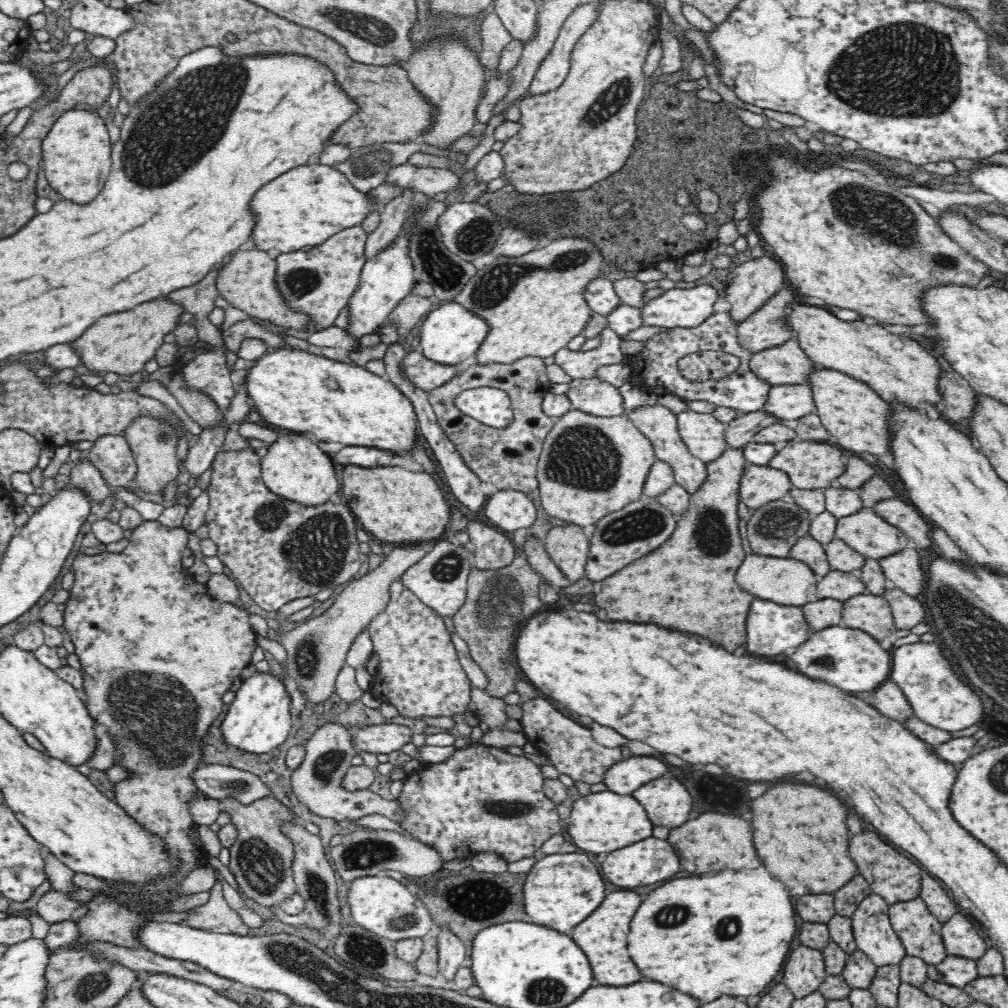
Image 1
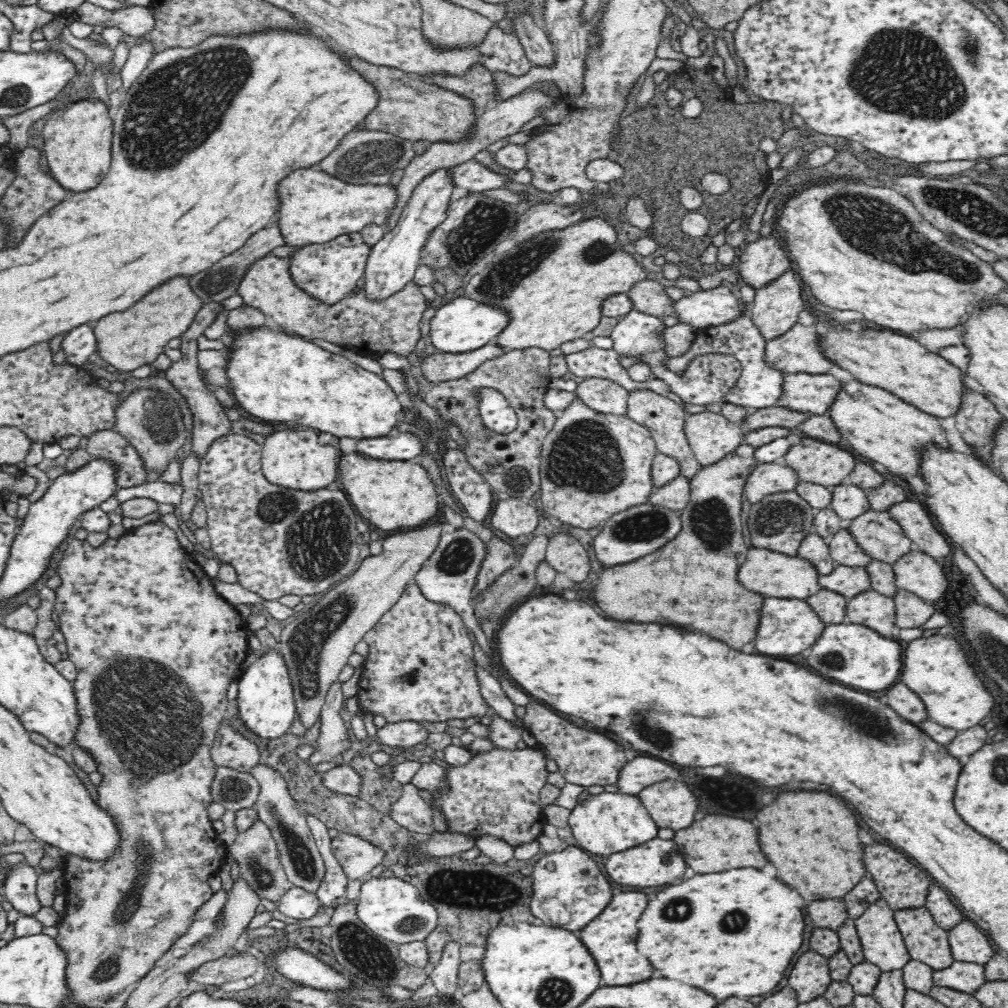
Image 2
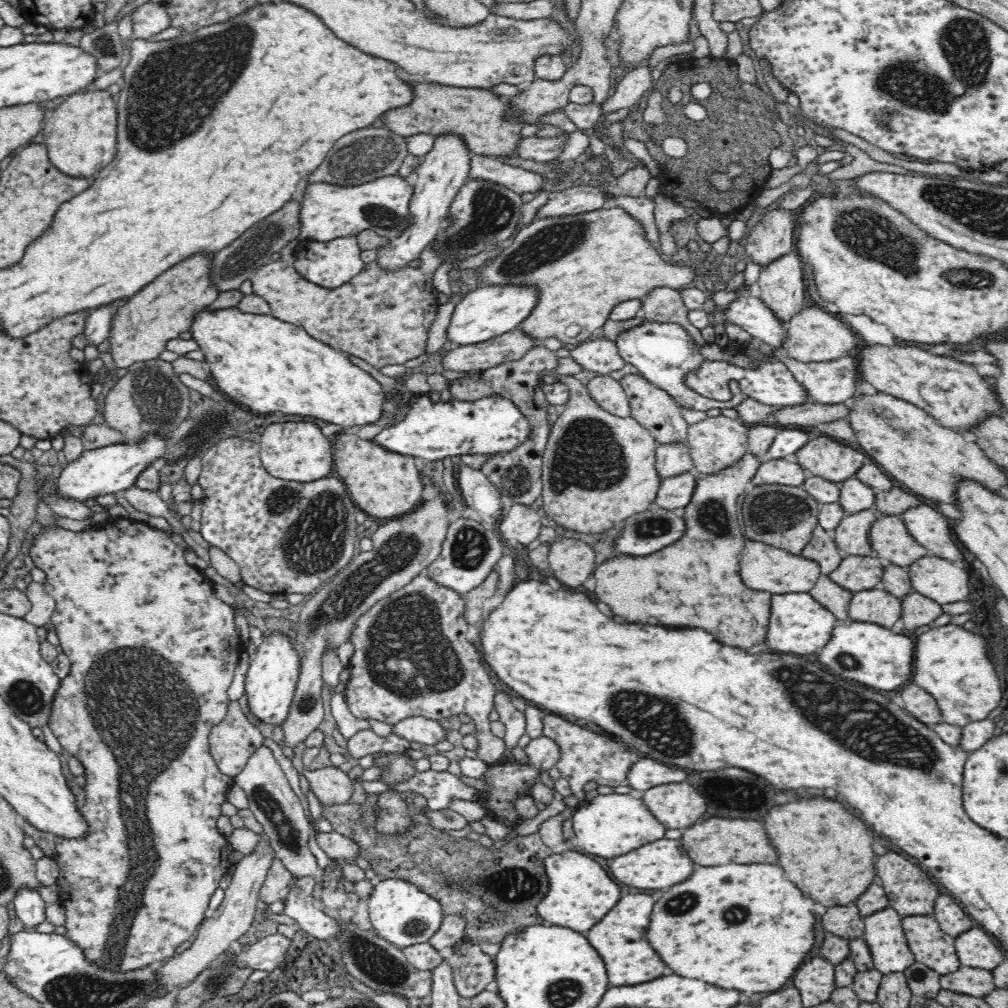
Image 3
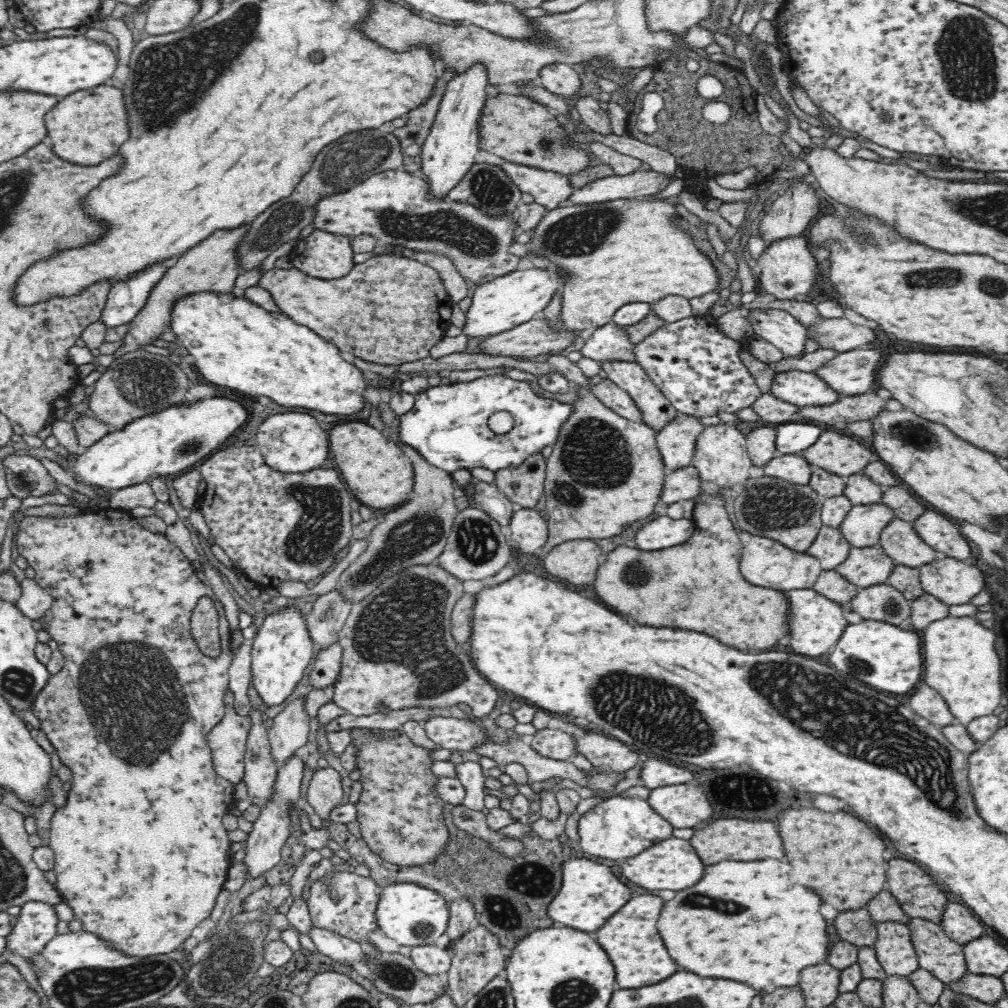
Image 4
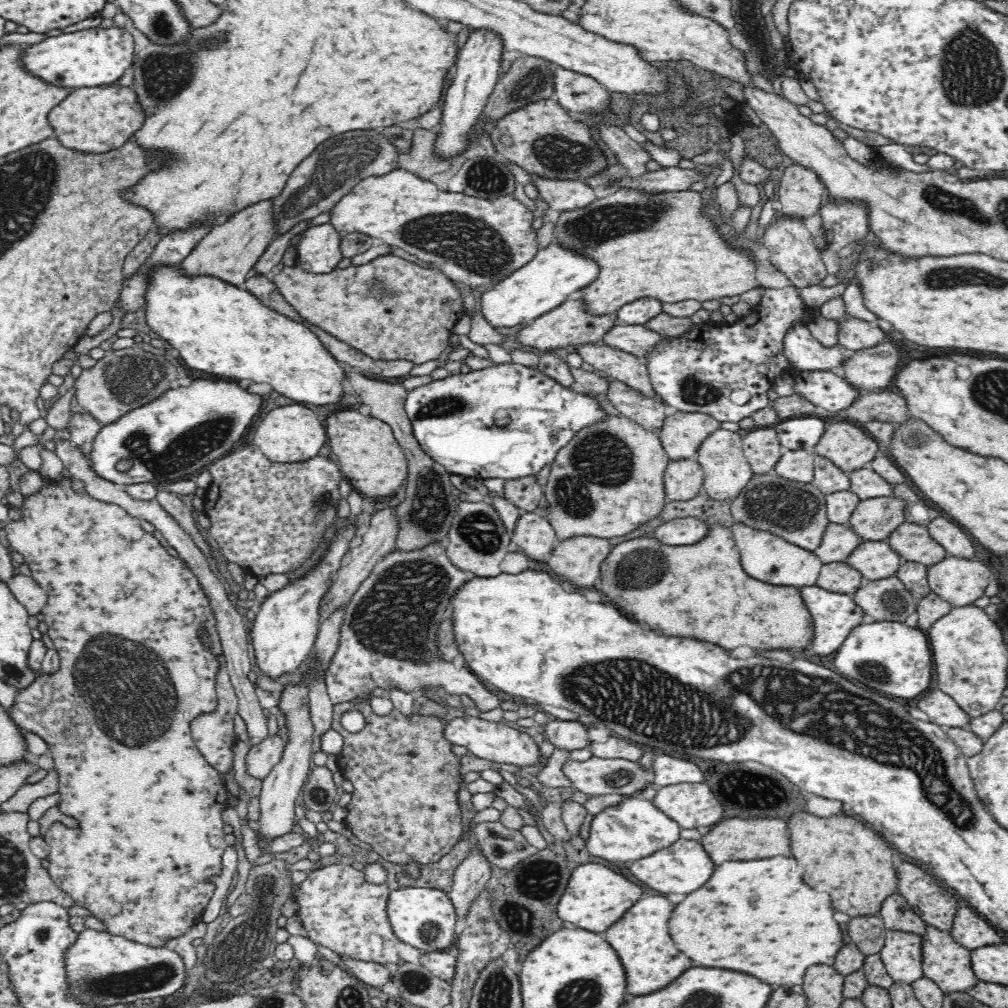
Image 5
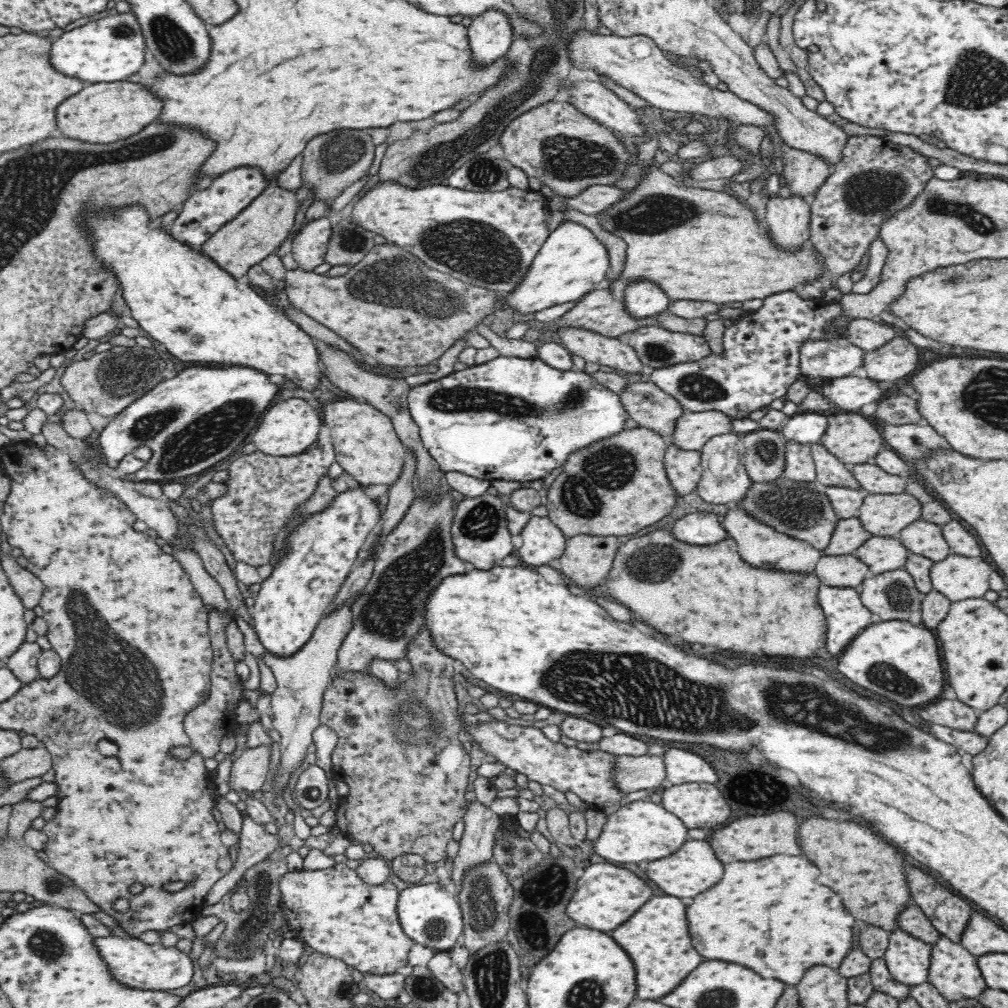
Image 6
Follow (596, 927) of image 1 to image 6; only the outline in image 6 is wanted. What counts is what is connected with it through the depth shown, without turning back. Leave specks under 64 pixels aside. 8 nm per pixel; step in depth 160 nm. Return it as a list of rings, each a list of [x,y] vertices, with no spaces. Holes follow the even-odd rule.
[[[654,896],[626,924],[612,930],[610,934],[630,954],[636,966],[636,996],[639,999],[660,1000],[702,962],[702,956],[698,956],[688,934],[686,906],[676,896]]]

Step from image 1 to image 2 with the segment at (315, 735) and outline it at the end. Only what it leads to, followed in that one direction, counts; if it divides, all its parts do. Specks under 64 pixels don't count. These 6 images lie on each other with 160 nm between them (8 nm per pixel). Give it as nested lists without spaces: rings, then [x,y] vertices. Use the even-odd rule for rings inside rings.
[[[336,680],[328,688],[328,694],[320,716],[321,733],[318,739],[318,751],[314,751],[309,756],[307,760],[309,766],[320,764],[320,762],[328,762],[336,754],[350,748],[346,726],[344,726],[339,712],[343,704],[341,684],[342,682]],[[412,783],[403,785],[402,795],[399,800],[392,804],[389,815],[400,826],[411,832],[430,834],[434,832],[434,819],[432,809],[418,793],[418,788]]]

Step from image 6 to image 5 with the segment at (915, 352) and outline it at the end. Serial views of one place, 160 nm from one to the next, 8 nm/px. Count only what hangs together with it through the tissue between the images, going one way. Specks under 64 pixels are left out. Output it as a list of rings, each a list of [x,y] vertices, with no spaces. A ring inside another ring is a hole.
[[[887,341],[874,345],[872,348],[855,351],[854,356],[845,360],[838,375],[858,388],[872,390],[872,388],[884,388],[888,384],[892,384],[898,368],[900,368],[900,352],[898,351],[898,346],[894,344],[894,341]]]

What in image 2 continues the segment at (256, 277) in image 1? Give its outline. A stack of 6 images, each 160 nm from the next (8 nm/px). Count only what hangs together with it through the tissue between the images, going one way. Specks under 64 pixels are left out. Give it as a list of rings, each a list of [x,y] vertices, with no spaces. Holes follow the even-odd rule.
[[[291,252],[285,257],[266,255],[249,266],[237,290],[237,293],[244,299],[245,304],[261,310],[270,323],[281,326],[286,332],[299,334],[308,340],[327,340],[332,344],[345,346],[347,350],[356,352],[356,354],[370,356],[376,360],[383,354],[394,353],[398,356],[407,357],[414,352],[414,347],[421,337],[420,320],[422,320],[424,310],[429,307],[429,303],[420,291],[420,286],[413,280],[410,280],[402,290],[394,292],[388,298],[370,300],[365,293],[365,286],[362,286],[357,291],[350,290],[336,304],[326,304],[310,296],[294,282],[289,269],[294,253]]]

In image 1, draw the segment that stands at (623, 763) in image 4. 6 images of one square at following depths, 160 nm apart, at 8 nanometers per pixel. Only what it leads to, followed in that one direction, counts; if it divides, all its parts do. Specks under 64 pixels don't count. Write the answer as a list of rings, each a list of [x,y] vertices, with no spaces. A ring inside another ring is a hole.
[[[536,696],[524,704],[520,704],[524,714],[519,720],[523,733],[527,737],[529,749],[545,754],[551,764],[557,768],[559,774],[566,774],[572,780],[581,780],[586,784],[600,784],[603,782],[606,771],[618,761],[624,760],[621,747],[608,748],[598,744],[589,728],[578,724],[574,718],[566,718],[546,698]]]

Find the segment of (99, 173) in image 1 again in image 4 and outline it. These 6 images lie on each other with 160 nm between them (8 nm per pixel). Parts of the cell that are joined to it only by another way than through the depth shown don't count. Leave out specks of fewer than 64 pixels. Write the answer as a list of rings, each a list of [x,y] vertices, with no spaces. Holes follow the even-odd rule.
[[[108,82],[89,91],[74,92],[45,115],[45,126],[48,132],[47,142],[60,159],[82,167],[98,165],[116,156],[118,148],[130,138],[124,90]]]

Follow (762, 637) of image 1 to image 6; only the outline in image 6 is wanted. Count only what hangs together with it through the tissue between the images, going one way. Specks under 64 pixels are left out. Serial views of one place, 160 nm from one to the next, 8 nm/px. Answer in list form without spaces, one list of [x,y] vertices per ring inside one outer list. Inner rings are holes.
[[[822,585],[818,601],[828,622],[826,650],[832,654],[840,654],[852,638],[873,624],[872,612],[862,603],[859,588]]]

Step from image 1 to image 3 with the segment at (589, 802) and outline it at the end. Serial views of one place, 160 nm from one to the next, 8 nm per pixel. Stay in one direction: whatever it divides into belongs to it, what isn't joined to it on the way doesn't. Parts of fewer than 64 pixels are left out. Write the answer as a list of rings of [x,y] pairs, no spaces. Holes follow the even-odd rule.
[[[606,794],[582,802],[573,814],[573,829],[578,836],[578,848],[602,858],[614,858],[628,854],[630,850],[664,838],[666,828],[650,812],[643,799],[629,794]]]

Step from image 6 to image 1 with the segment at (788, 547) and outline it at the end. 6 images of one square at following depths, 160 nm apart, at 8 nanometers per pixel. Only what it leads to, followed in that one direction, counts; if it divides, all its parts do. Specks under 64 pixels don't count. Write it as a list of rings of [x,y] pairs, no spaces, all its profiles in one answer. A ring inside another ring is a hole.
[[[750,554],[742,562],[736,574],[736,582],[748,590],[750,594],[770,600],[784,606],[802,607],[804,604],[816,601],[818,577],[812,569],[801,560],[788,557],[762,556]]]

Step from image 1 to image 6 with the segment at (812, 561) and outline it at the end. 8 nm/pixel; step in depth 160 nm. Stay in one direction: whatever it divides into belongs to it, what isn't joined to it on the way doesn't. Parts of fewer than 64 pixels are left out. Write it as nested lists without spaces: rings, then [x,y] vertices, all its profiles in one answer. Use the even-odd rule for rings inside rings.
[[[852,516],[848,519],[839,519],[832,533],[829,545],[823,550],[823,554],[844,555],[853,554],[873,534],[865,528],[861,519]]]

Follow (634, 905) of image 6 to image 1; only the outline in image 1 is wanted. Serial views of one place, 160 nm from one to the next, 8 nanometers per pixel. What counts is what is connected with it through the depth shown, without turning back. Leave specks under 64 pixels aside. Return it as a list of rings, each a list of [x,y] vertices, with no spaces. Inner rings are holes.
[[[582,852],[539,855],[538,861],[527,874],[523,893],[526,914],[532,918],[532,922],[554,928],[558,932],[576,928],[598,908],[598,904],[602,904],[606,896],[604,882],[596,864]]]

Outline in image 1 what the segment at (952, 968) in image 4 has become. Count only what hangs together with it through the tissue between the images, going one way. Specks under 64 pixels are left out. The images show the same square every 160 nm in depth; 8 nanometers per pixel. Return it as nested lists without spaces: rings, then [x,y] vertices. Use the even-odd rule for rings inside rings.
[[[920,897],[889,905],[889,921],[908,956],[921,958],[934,966],[948,956],[940,933],[942,923]]]

